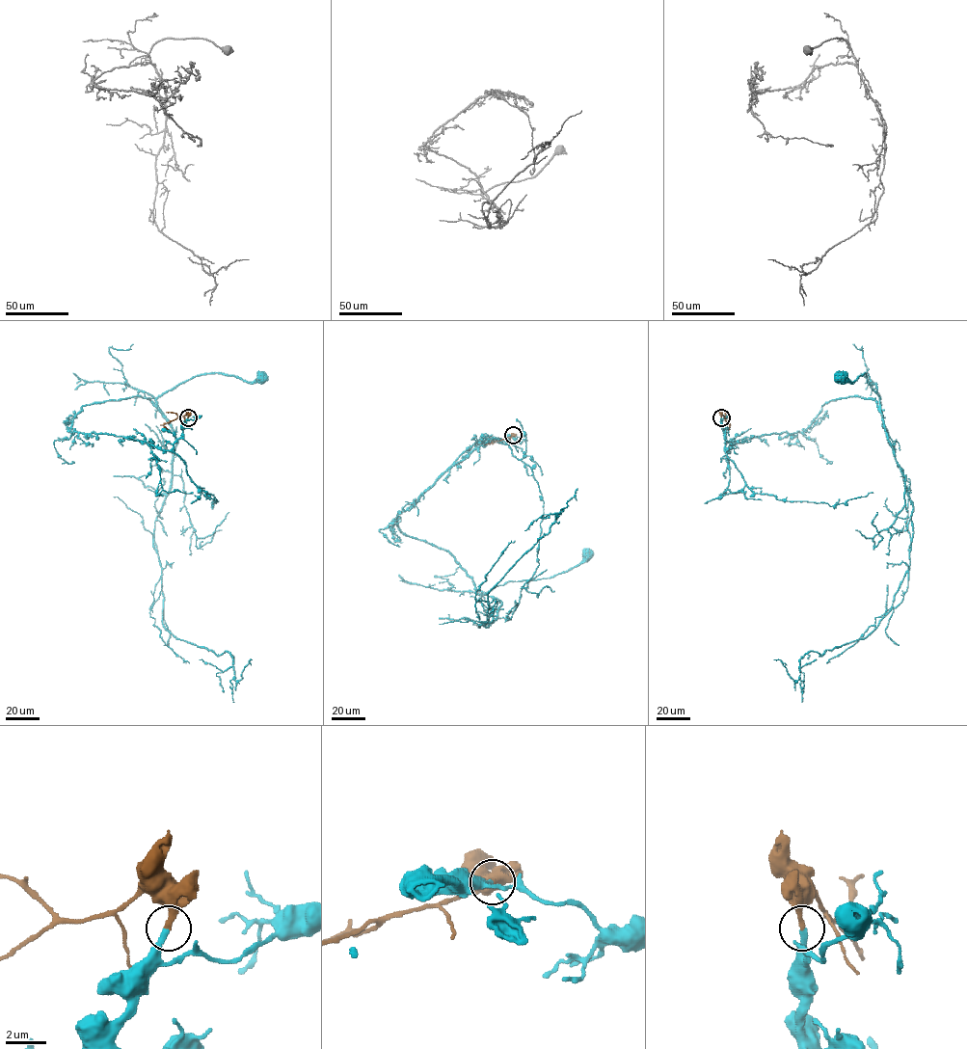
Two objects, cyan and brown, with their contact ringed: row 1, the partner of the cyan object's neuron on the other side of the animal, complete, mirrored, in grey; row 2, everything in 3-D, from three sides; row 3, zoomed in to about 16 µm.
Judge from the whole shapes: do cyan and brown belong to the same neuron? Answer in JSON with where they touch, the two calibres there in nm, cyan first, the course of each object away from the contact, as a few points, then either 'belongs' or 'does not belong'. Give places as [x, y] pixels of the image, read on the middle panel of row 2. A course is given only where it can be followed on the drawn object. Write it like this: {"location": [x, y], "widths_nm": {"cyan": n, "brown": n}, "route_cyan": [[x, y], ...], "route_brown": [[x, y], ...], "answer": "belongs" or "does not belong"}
{"location": [513, 435], "widths_nm": {"cyan": 320, "brown": 280}, "route_cyan": [[513, 435], [454, 463], [398, 513], [398, 528], [447, 551], [481, 594], [550, 578], [587, 554]], "route_brown": [[513, 435], [489, 443], [493, 443]], "answer": "belongs"}

